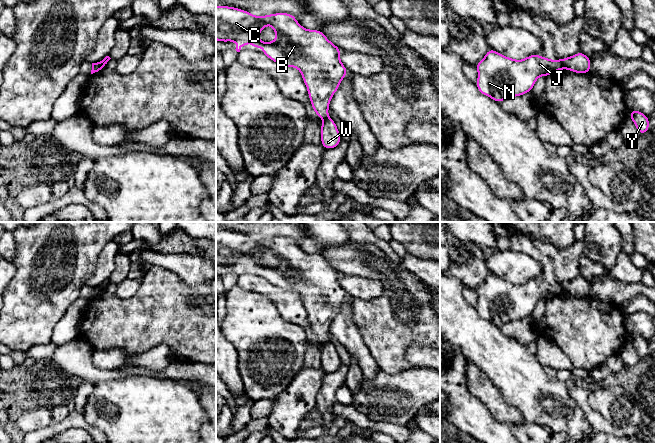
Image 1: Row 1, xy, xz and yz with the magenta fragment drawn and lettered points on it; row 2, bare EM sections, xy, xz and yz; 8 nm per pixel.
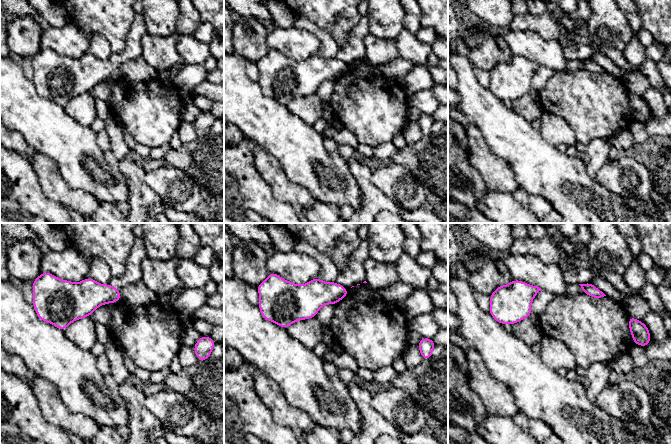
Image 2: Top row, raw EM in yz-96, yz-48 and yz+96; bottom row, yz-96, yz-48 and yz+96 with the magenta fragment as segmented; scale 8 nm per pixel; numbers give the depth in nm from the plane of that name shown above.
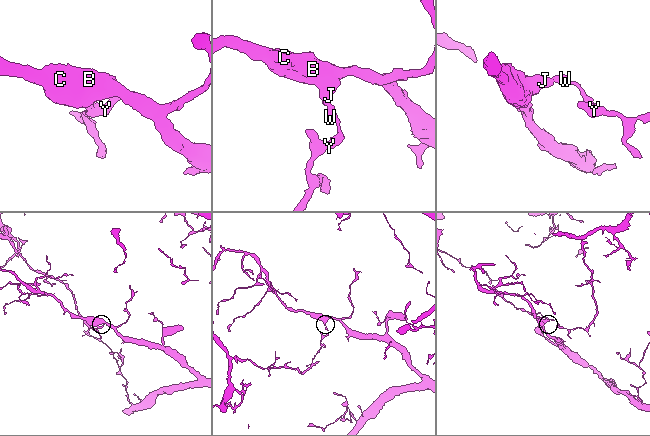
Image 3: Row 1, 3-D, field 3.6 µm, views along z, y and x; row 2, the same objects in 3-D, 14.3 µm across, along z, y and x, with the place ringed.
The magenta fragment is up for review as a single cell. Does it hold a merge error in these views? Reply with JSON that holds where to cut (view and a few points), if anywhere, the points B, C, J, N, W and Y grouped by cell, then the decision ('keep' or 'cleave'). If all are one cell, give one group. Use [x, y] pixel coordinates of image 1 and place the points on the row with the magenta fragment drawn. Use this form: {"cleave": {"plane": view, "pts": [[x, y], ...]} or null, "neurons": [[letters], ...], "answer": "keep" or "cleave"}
{"cleave": {"plane": "yz", "pts": [[560, 60], [563, 67]]}, "neurons": [["B", "C", "J", "N"], ["W", "Y"]], "answer": "cleave"}

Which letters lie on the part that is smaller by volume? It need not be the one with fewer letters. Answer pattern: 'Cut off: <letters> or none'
Cut off: W, Y

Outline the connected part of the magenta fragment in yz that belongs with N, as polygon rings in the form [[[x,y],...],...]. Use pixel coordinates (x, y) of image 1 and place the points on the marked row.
[[[491,48],[487,51],[485,57],[475,66],[478,71],[476,87],[479,92],[498,103],[508,98],[531,92],[538,77],[546,77],[563,69],[563,65],[559,59],[550,60],[546,57],[532,54],[523,60],[514,60],[510,57],[501,55]]]

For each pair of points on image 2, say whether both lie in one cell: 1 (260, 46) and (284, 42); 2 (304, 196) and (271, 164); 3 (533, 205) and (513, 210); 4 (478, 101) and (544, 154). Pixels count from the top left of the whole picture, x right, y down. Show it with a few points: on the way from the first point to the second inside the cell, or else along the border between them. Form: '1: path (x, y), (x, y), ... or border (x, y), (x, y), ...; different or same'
1: border (267, 33), (266, 40), (269, 48); different
2: path (294, 194), (274, 174); same
3: border (511, 193), (524, 207), (532, 212); different
4: path (494, 118), (527, 151); same

